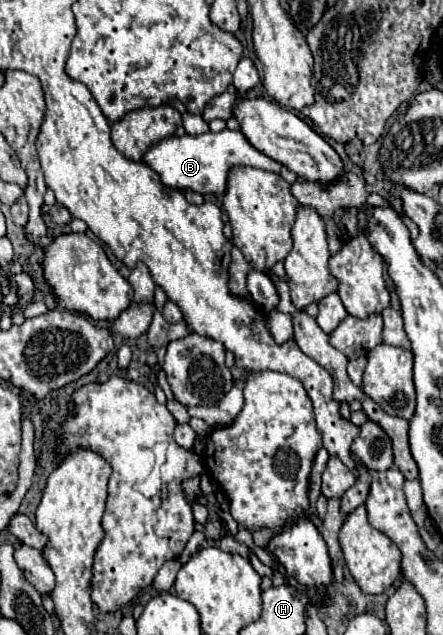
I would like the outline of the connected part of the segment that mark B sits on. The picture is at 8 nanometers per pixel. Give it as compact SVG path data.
M227 128L217 134L207 132L201 136L185 134L181 138L177 136L165 138L147 150L143 160L149 168L153 168L161 176L161 182L165 186L175 190L191 188L201 194L223 194L227 188L227 174L235 166L251 166L251 168L259 168L275 174L279 174L279 170L283 168L279 162L275 162L273 158L265 156L255 146L251 146L241 130L233 132Z

